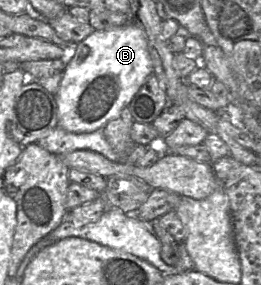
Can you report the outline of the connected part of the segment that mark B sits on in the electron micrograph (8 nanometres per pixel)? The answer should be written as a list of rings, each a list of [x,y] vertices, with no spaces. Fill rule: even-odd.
[[[134,21],[120,27],[94,30],[78,43],[72,58],[67,62],[63,77],[54,95],[58,106],[58,126],[73,133],[90,133],[104,126],[127,107],[145,82],[153,73],[153,61],[148,50],[148,42],[143,29]]]

